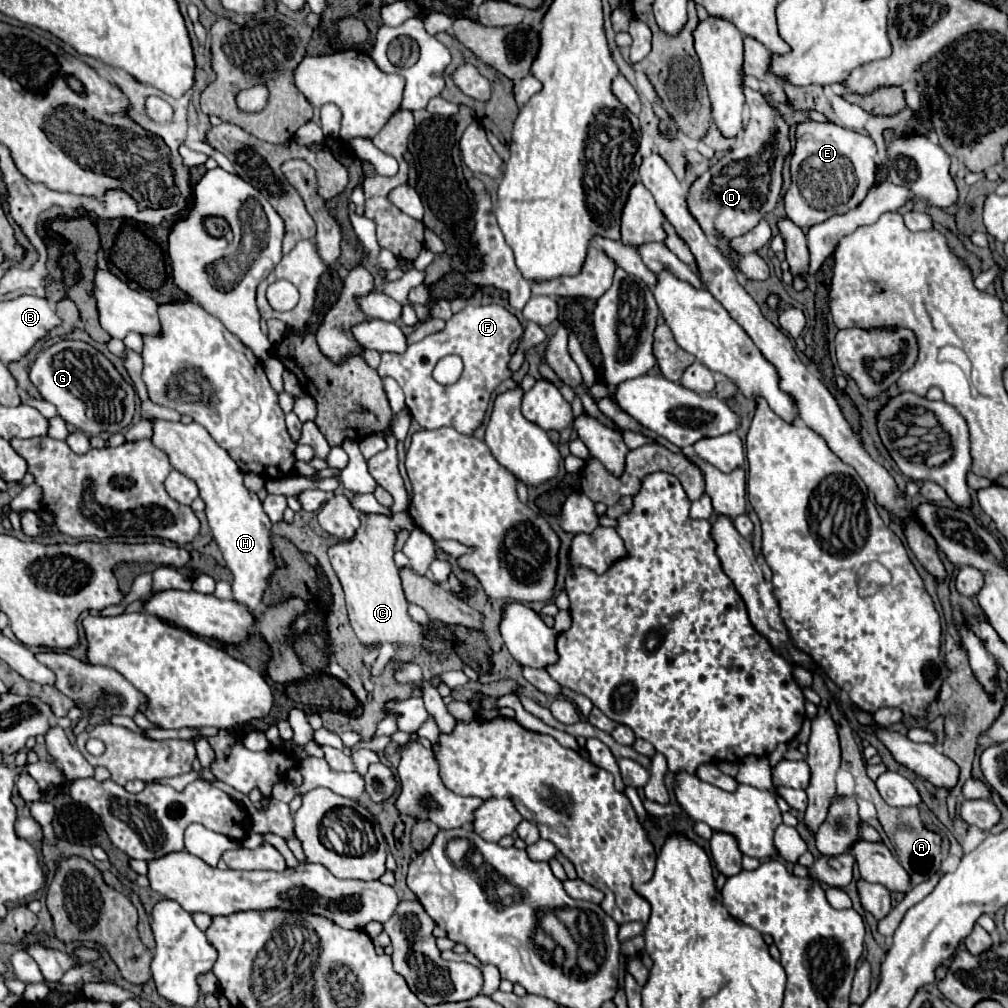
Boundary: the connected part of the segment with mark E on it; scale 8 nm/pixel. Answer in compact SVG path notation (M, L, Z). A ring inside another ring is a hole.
M805 121L797 125L797 143L791 155L791 187L785 193L785 211L787 217L799 225L799 227L811 227L817 223L827 221L833 215L843 215L849 209L857 207L869 189L875 185L875 143L869 135L861 135L849 129L843 129L835 123L815 123L815 121Z

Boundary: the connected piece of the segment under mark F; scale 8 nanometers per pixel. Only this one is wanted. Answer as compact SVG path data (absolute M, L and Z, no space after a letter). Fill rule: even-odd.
M467 303L463 311L455 313L447 321L447 327L443 331L409 345L403 355L381 353L379 375L381 377L389 375L401 385L405 393L405 405L409 407L413 419L423 429L453 427L463 435L473 435L475 429L483 423L491 393L501 381L513 375L513 371L509 369L511 361L509 347L513 341L521 339L521 335L523 335L521 321L507 309L499 305ZM445 355L459 355L465 363L461 379L449 387L439 385L431 375L437 361L443 359Z

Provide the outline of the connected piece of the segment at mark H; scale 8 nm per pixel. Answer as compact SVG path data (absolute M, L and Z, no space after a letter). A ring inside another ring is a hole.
M153 421L153 443L163 449L171 465L191 477L205 501L205 513L209 519L209 527L213 537L223 553L227 567L233 573L233 599L247 605L249 609L257 609L263 593L271 587L271 577L279 567L273 561L273 545L271 545L271 521L265 515L261 501L255 493L247 491L243 485L243 473L237 463L229 457L225 449L221 449L207 429L199 423L171 423L171 421Z

